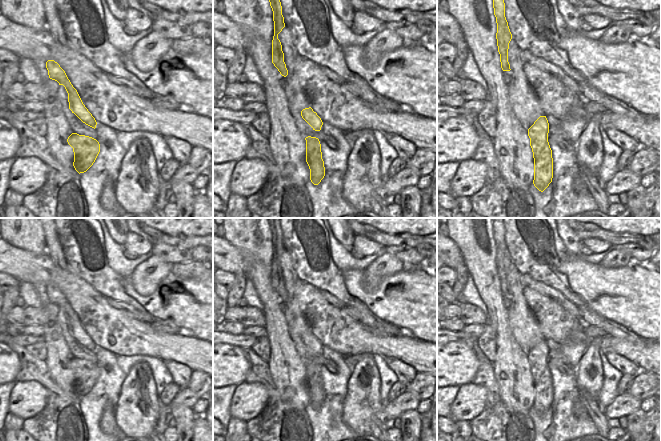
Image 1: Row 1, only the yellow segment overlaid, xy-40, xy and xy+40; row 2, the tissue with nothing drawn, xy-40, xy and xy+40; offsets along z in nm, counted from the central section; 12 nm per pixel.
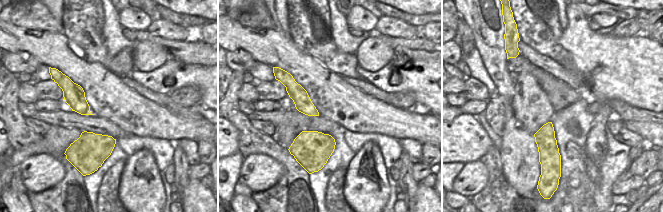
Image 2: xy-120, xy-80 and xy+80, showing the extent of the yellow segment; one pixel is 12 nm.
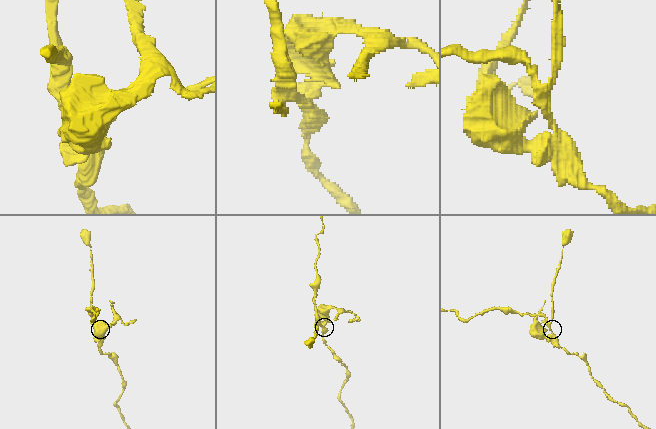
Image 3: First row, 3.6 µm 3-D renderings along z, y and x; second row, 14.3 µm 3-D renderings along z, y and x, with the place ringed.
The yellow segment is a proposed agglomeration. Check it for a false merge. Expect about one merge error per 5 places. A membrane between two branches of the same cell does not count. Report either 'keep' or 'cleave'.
keep

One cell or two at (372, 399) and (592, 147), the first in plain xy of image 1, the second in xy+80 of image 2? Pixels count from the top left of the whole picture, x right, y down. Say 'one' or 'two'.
one

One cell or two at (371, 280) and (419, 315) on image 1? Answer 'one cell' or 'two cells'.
two cells

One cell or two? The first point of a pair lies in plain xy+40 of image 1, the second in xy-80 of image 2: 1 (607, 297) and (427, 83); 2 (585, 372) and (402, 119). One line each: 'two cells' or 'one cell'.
1: one cell
2: two cells

